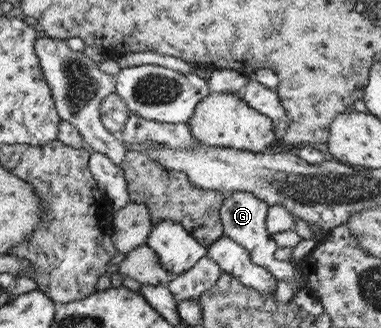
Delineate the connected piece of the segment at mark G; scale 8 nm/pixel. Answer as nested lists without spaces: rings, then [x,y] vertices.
[[[231,192],[226,195],[219,208],[219,218],[222,224],[222,232],[224,236],[229,237],[233,242],[237,242],[239,246],[243,246],[248,252],[250,261],[257,266],[263,266],[271,273],[277,281],[289,282],[298,290],[306,288],[300,271],[293,267],[289,260],[279,261],[273,259],[273,252],[277,249],[277,245],[265,227],[265,214],[268,206],[261,200],[255,199],[253,194],[249,192]]]

